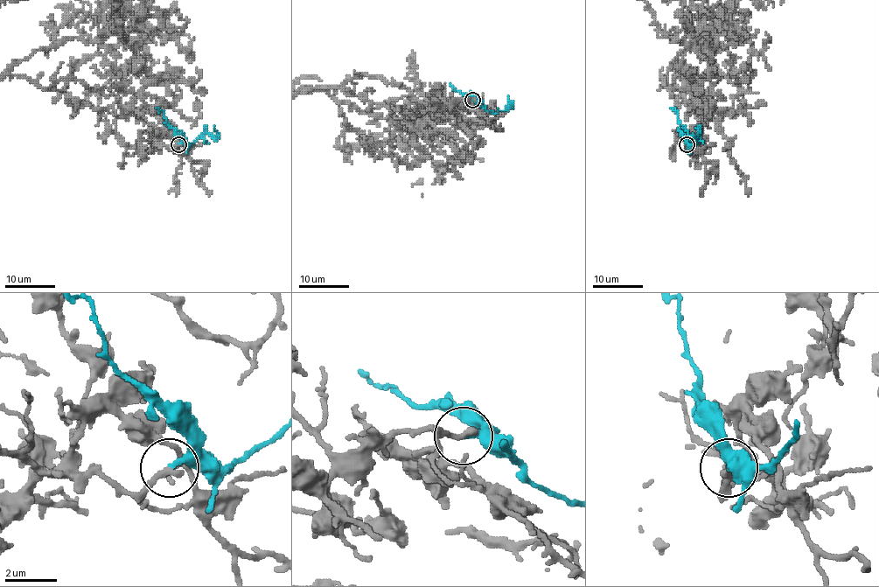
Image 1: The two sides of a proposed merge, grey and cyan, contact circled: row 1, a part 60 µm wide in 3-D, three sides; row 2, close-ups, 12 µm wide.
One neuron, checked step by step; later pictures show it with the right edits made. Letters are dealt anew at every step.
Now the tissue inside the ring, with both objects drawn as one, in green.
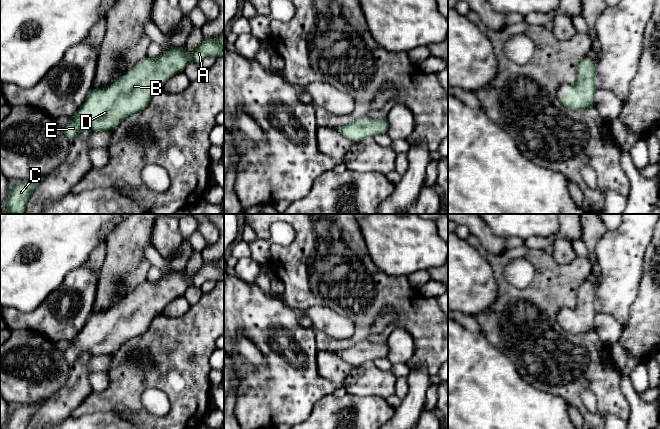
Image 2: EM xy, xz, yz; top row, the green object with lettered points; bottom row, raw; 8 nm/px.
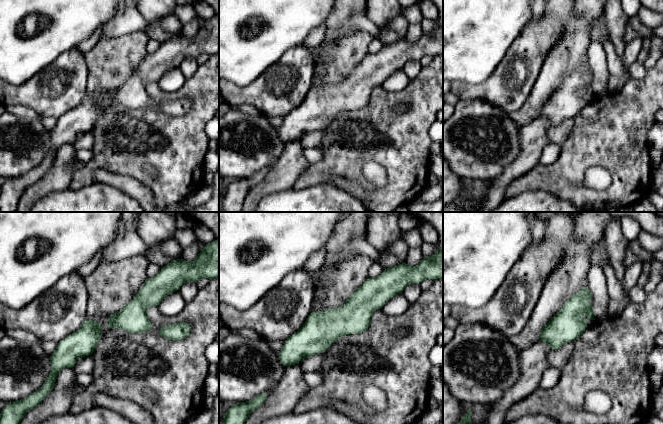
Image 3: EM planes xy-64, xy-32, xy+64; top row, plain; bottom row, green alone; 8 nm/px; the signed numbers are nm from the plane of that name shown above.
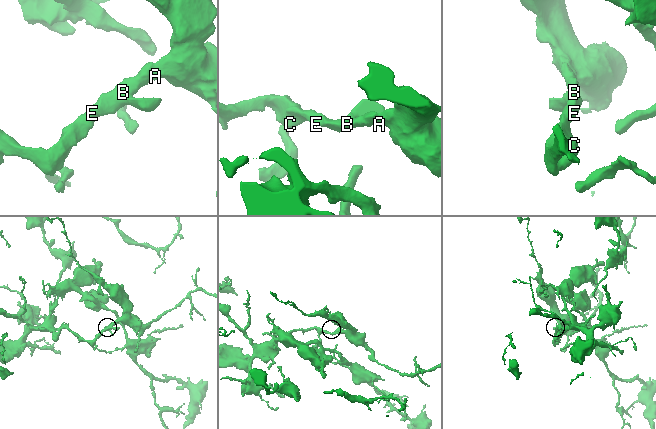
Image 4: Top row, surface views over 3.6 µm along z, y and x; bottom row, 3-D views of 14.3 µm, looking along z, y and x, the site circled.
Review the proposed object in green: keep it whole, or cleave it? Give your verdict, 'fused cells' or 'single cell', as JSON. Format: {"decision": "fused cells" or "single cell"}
{"decision": "single cell"}

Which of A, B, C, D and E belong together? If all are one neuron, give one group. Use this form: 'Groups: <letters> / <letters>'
Groups: A B C D E

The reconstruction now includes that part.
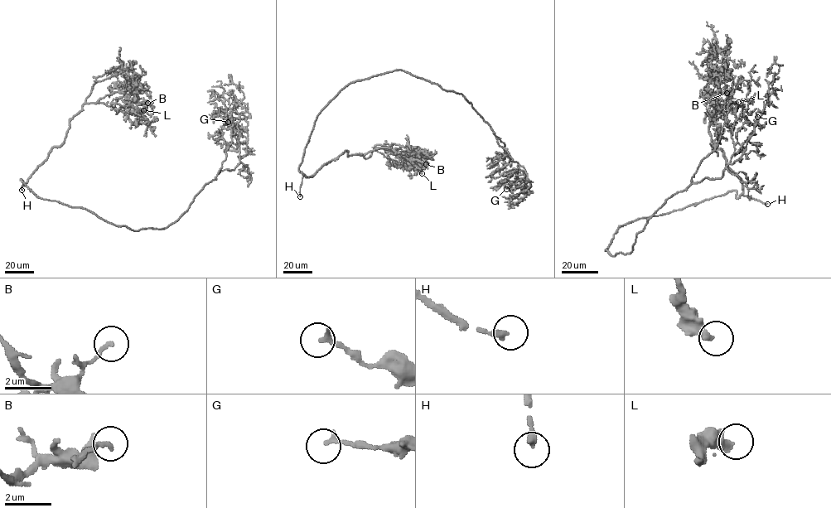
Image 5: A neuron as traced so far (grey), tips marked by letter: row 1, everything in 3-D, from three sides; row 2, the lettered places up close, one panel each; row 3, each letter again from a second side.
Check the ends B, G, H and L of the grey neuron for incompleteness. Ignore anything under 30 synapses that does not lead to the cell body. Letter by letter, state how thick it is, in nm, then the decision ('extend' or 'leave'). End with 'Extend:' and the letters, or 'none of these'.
B: 170 nm thick; leave
G: 240 nm thick; leave
H: 240 nm thick; extend
L: 360 nm thick; leave
Extend: H

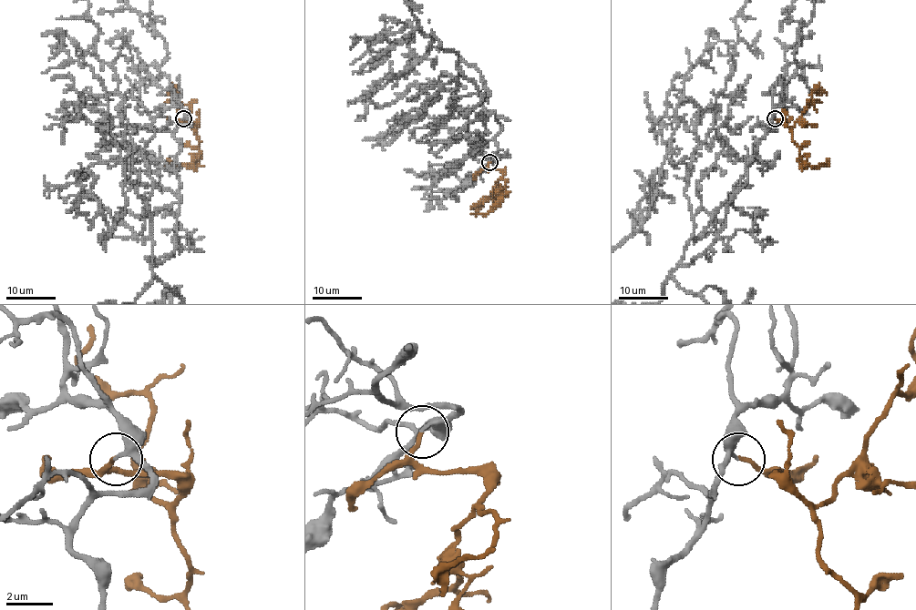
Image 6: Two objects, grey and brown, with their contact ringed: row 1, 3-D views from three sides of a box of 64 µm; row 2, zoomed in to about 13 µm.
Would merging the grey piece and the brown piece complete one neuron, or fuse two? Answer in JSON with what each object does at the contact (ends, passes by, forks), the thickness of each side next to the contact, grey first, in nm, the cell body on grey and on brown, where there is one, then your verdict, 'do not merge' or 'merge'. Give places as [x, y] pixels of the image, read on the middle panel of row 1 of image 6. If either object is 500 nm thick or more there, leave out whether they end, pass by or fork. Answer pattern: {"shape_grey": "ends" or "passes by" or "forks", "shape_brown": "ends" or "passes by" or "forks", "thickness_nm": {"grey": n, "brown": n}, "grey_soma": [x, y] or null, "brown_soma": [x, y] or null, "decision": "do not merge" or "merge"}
{"shape_grey": "passes by", "shape_brown": "ends", "thickness_nm": {"grey": 190, "brown": 160}, "grey_soma": null, "brown_soma": null, "decision": "merge"}

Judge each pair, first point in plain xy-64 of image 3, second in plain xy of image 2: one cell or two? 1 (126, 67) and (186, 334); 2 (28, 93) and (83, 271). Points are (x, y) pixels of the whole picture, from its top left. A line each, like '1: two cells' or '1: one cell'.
1: one cell
2: one cell

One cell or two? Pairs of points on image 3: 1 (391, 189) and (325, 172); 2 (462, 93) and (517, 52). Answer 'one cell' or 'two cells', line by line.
1: one cell
2: one cell

